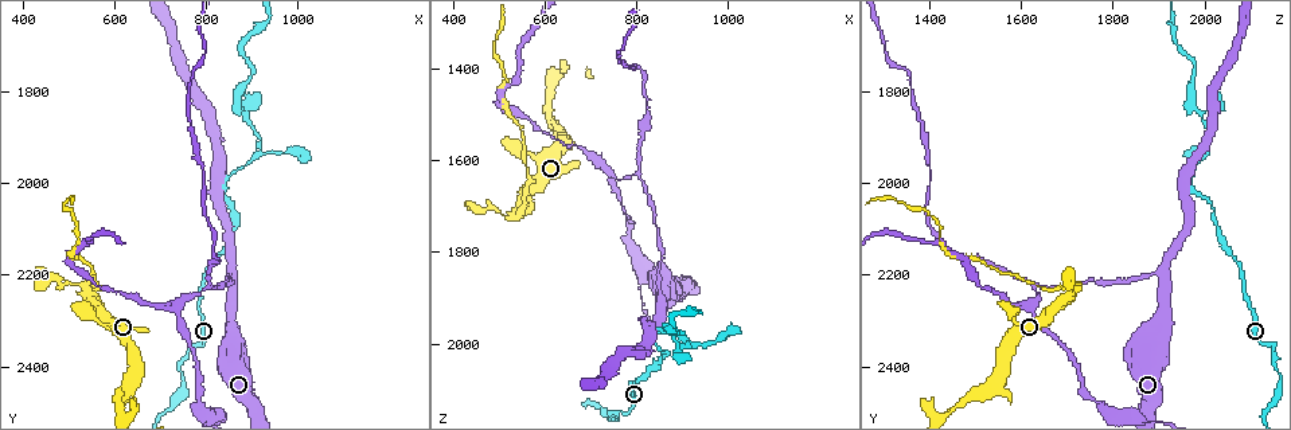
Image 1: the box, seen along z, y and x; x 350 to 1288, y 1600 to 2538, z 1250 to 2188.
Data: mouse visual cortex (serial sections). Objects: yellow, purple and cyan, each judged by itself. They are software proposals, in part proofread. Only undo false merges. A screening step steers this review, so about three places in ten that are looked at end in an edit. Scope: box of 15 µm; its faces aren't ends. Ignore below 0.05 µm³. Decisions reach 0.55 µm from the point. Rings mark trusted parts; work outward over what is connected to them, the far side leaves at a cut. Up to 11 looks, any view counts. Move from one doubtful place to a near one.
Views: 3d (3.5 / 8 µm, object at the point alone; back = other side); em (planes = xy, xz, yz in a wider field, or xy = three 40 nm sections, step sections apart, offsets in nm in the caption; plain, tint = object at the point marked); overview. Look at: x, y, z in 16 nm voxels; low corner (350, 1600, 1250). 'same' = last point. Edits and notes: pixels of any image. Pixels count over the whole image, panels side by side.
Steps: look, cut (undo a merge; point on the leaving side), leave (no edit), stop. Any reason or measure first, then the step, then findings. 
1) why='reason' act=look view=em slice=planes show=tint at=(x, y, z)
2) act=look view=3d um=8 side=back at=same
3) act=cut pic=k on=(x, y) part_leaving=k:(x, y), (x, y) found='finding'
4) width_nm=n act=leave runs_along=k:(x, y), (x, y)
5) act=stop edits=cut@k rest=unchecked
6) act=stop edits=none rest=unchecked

why='side arm on a straight run' act=look view=3d um=3.5 at=(860, 2205, 1910)

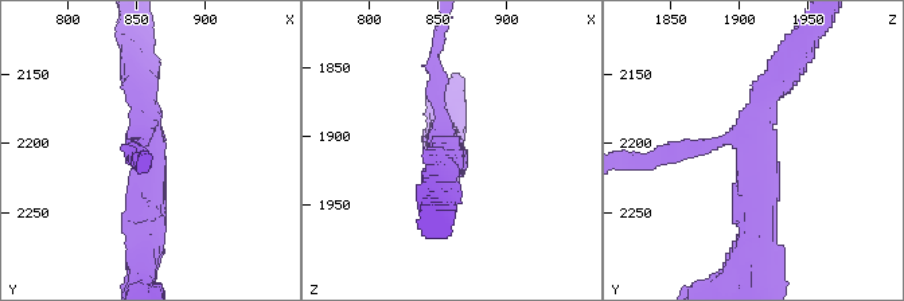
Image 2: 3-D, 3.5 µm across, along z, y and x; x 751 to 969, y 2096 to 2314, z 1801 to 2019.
arms=3 arm_widths_nm=200,300,400 act=look view=em slice=planes show=tint at=(856, 2206, 1910)

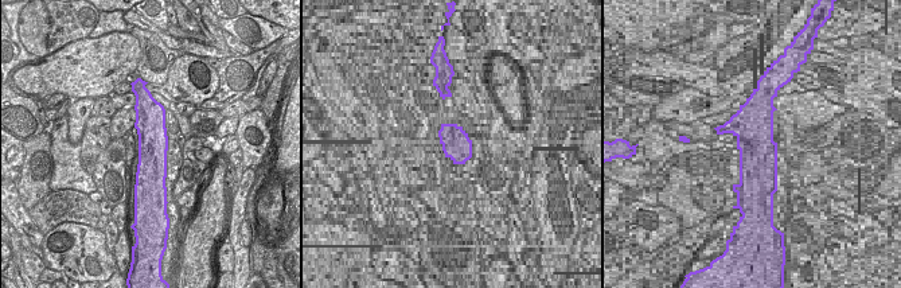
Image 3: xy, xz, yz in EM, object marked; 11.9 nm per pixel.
act=leave runs_along=3:(147, 97), (155, 183) found='all the same cell'

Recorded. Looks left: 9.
why='sharp bend' act=look view=3d um=3.5 at=(815, 2225, 1640)

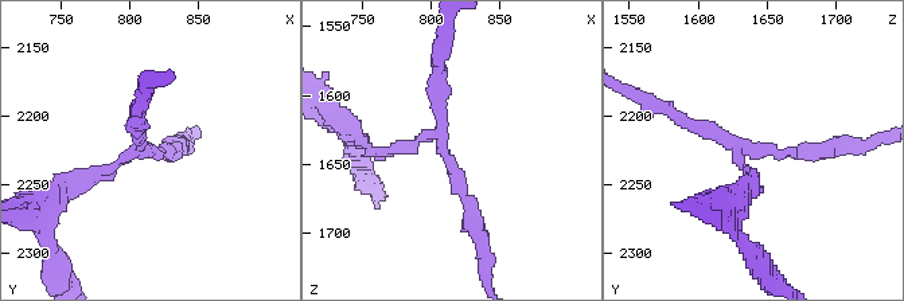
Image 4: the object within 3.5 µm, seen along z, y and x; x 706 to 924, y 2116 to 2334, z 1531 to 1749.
arms=3 arm_widths_nm=150,200,200 act=look view=em slice=xy step=5 show=tint at=(808, 2222, 1634)

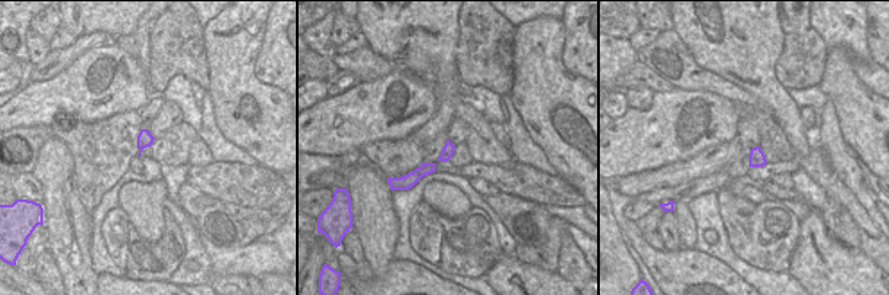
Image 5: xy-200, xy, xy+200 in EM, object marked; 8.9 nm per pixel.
why='another direction' act=look view=em slice=planes show=tint at=same

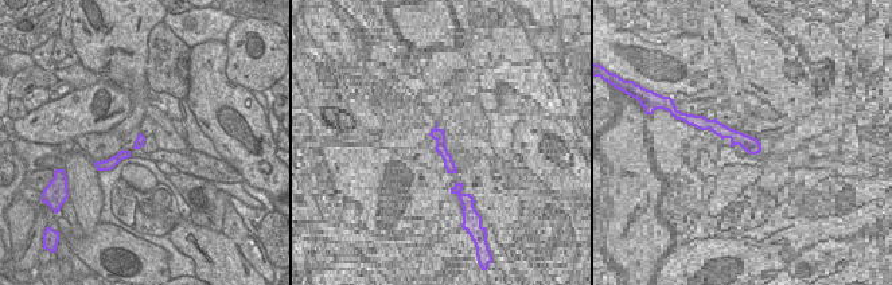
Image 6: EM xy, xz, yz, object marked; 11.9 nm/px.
act=cut pic=4 on=(93, 179) found='two cells meet here'

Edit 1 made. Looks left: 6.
why='redraw' act=look view=overview

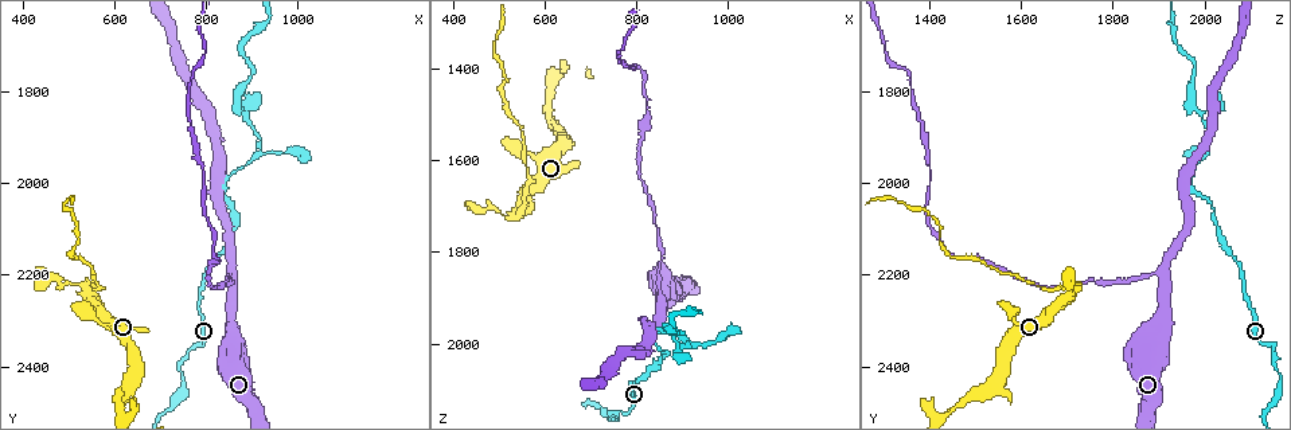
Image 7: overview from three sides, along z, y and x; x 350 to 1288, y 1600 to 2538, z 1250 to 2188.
act=look view=3d um=3.5 at=(540, 2225, 1715)

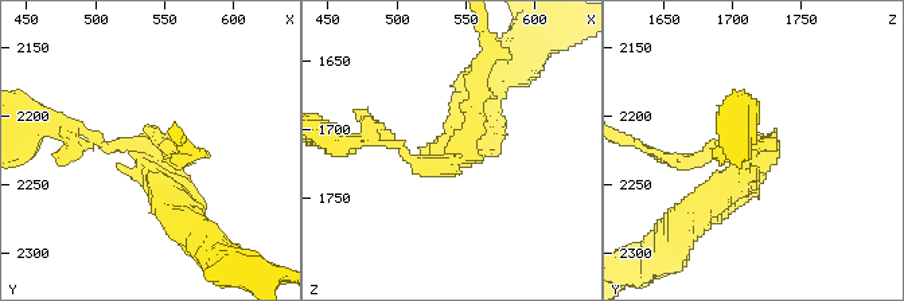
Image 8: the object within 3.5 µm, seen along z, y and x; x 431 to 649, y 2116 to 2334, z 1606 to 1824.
arms=3 arm_widths_nm=150,200,350 why='now the EM' act=look view=em slice=xy step=2 show=tint at=(540, 2230, 1720)

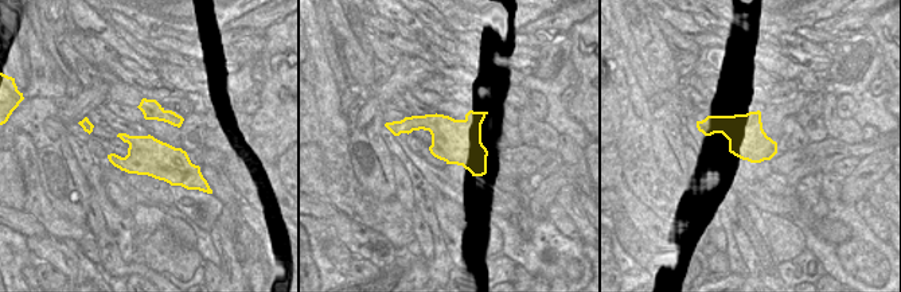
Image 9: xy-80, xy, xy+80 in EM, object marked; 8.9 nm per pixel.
act=cut pic=8 on=(706, 153) part_leaving=8:(452, 152), (482, 97), (482, 38) found='two cells meet here'

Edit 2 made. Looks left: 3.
act=look view=overview

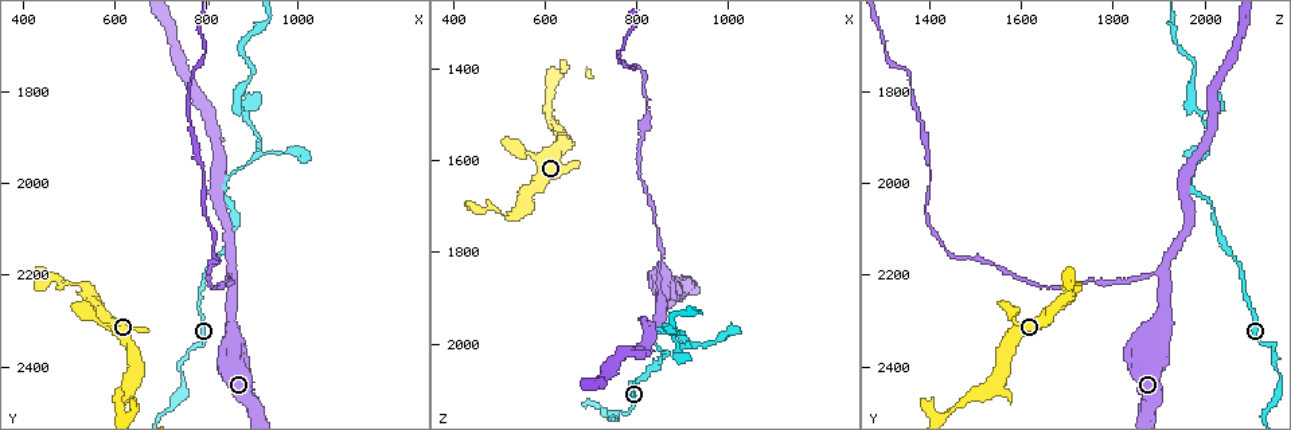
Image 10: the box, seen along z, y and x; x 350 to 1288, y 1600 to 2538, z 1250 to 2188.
why='three-way junction' act=look view=em slice=xy step=5 show=tint at=(875, 1850, 1990)

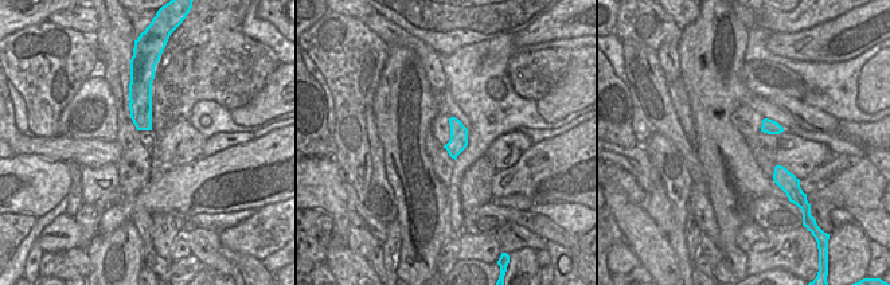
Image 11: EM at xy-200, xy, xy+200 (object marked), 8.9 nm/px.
why='wider look' act=look view=3d um=3.5 at=same

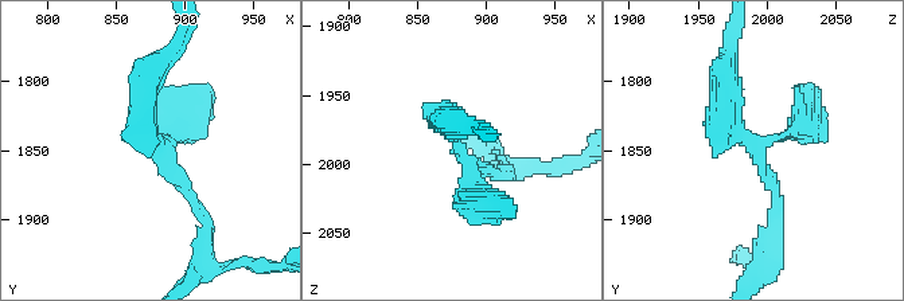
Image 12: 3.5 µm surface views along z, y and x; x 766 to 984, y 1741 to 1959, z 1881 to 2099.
arm_widths_nm=150,250,300 act=leave runs_along=12:(206, 221), (144, 122), (148, 77) found='one cell here'

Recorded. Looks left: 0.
act=stop edits=cut@4,cut@8 rest=unchecked

